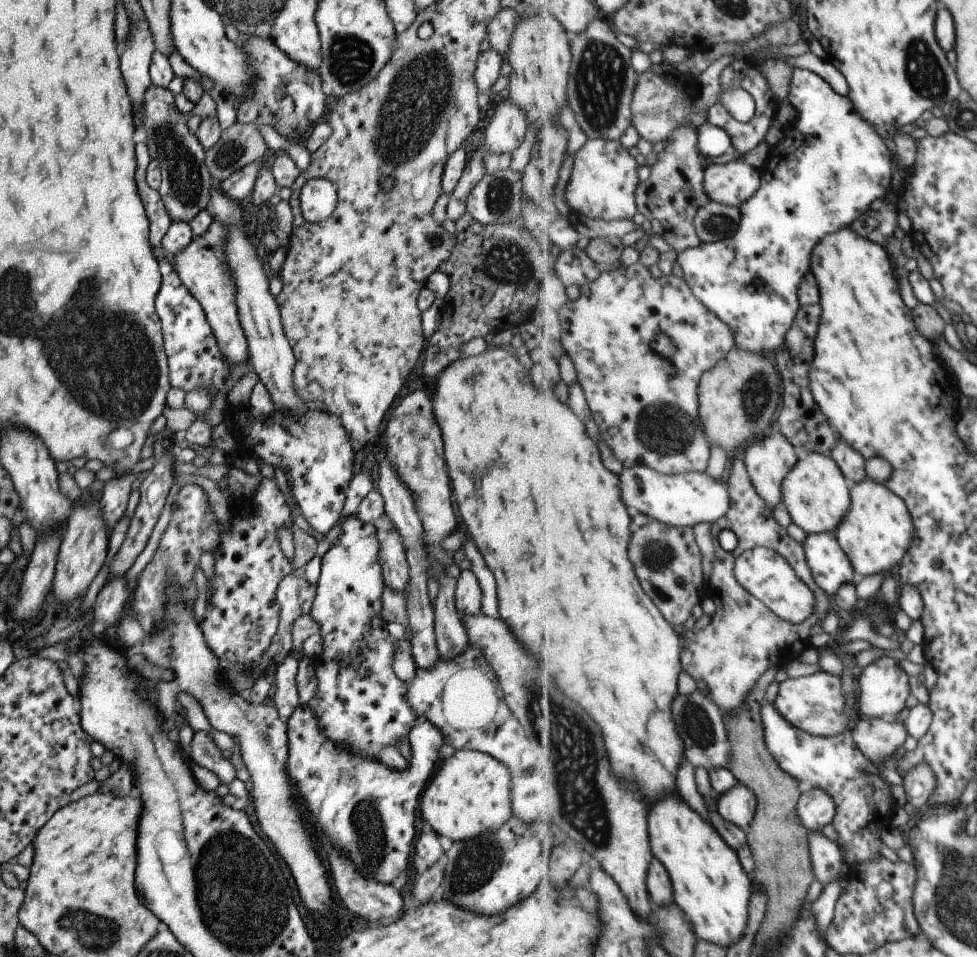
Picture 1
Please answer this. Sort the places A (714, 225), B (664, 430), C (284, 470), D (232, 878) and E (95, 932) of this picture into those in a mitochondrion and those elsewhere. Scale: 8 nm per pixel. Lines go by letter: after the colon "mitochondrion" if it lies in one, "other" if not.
A: mitochondrion
B: mitochondrion
C: other
D: mitochondrion
E: mitochondrion

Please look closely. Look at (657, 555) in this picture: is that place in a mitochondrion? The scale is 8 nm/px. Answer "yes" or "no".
yes

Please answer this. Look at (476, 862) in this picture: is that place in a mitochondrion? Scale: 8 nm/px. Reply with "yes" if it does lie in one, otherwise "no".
yes

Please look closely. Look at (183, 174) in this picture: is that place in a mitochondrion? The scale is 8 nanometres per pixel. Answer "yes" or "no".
yes

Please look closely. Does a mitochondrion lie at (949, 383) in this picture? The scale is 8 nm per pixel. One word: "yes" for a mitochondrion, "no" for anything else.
no

